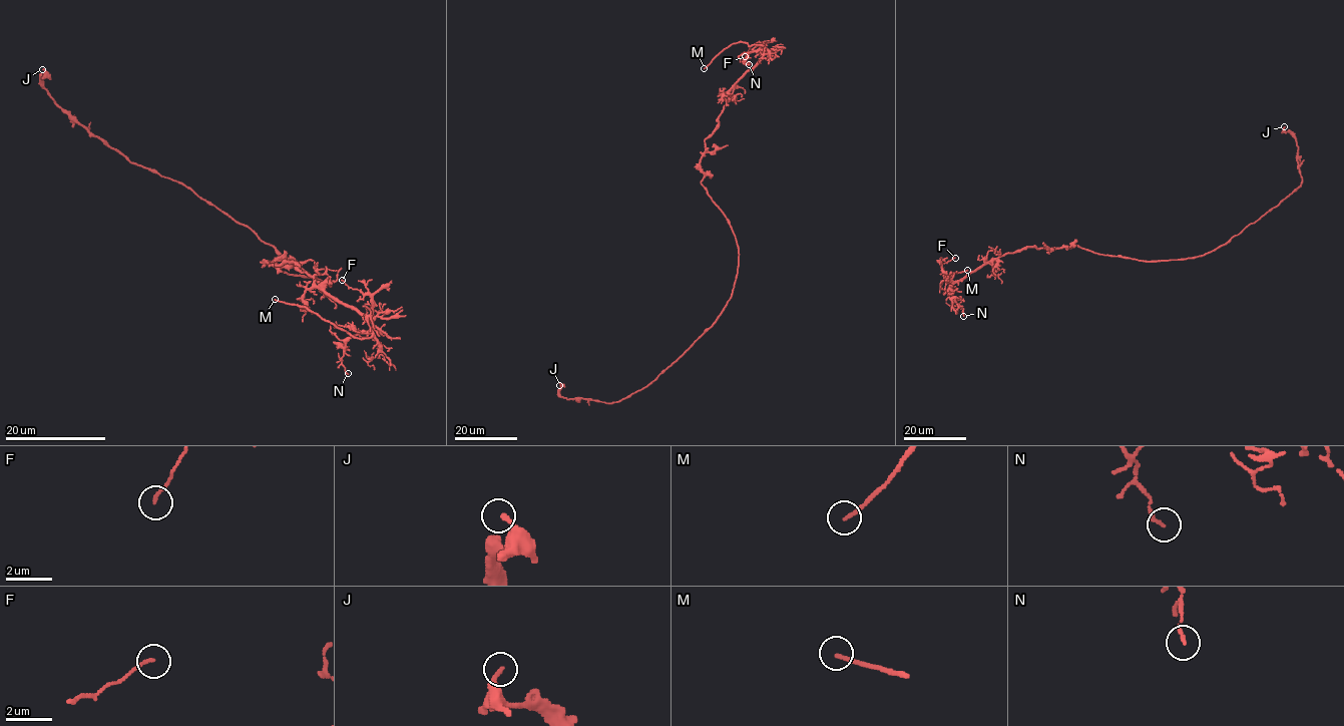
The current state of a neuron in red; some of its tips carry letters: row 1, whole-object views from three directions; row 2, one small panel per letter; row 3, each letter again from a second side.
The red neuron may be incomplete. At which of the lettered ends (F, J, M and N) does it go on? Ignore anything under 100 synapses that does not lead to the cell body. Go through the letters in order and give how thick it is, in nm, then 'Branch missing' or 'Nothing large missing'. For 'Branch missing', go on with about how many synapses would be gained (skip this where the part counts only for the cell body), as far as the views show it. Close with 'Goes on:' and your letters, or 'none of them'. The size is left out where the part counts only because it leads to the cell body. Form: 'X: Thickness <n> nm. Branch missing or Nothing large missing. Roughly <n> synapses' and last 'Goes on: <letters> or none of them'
F: Thickness 130 nm. Nothing large missing
J: Thickness 200 nm. Nothing large missing
M: Thickness 160 nm. Branch missing
N: Thickness 160 nm. Nothing large missing
Goes on: M

